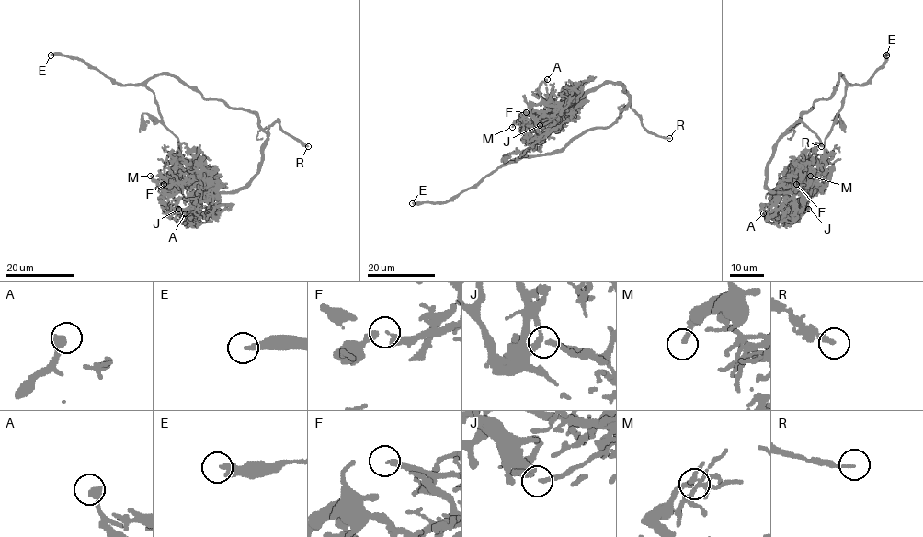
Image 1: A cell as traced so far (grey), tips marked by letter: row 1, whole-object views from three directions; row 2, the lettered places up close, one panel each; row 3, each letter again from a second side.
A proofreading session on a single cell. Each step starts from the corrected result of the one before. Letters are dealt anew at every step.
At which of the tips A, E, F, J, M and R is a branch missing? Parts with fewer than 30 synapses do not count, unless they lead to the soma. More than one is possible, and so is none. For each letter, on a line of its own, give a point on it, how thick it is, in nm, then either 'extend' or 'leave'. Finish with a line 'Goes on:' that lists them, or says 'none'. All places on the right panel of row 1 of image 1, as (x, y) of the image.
A: at (763, 213); 380 nm thick; leave
E: at (886, 55); 320 nm thick; extend
F: at (796, 184); 280 nm thick; extend
J: at (808, 209); 170 nm thick; leave
M: at (810, 176); 260 nm thick; leave
R: at (821, 146); 150 nm thick; extend
Goes on: E, F, R

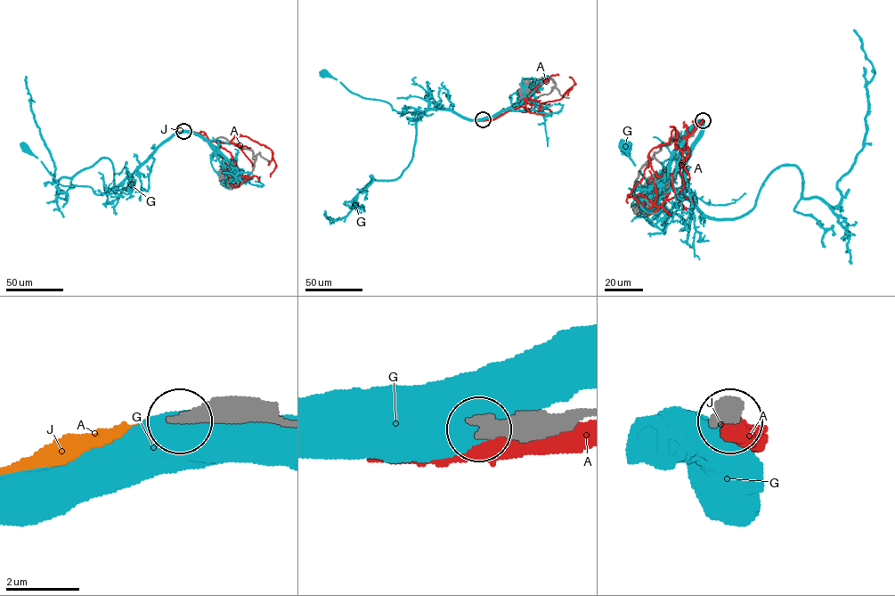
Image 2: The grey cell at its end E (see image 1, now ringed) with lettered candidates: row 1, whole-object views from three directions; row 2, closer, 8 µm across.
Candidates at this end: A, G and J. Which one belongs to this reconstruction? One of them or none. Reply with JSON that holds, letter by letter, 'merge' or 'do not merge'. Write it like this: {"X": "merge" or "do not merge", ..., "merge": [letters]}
{"A": "do not merge", "G": "do not merge", "J": "merge", "merge": ["J"]}

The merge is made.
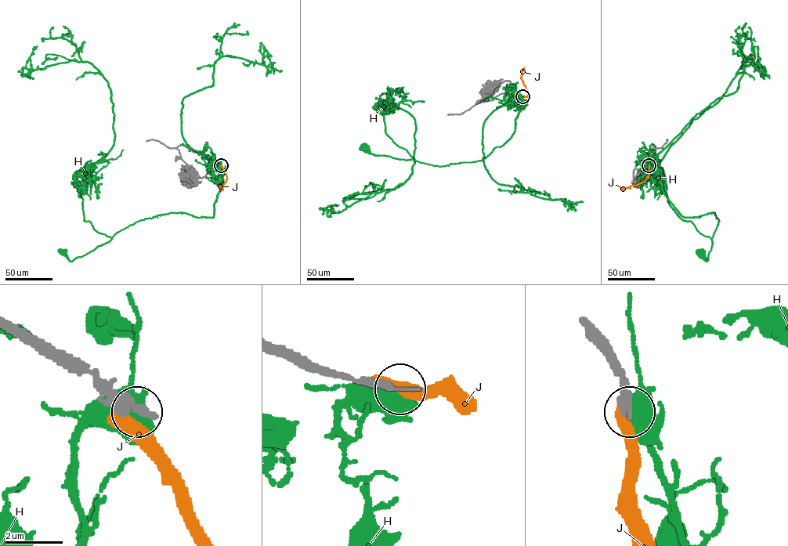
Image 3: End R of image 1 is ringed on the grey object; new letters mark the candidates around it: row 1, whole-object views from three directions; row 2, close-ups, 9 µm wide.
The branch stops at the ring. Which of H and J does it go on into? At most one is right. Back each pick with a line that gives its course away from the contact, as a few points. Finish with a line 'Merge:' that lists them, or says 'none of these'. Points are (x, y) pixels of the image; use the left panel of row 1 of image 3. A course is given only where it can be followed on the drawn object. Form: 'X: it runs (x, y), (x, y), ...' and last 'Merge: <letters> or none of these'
Merge: none of these

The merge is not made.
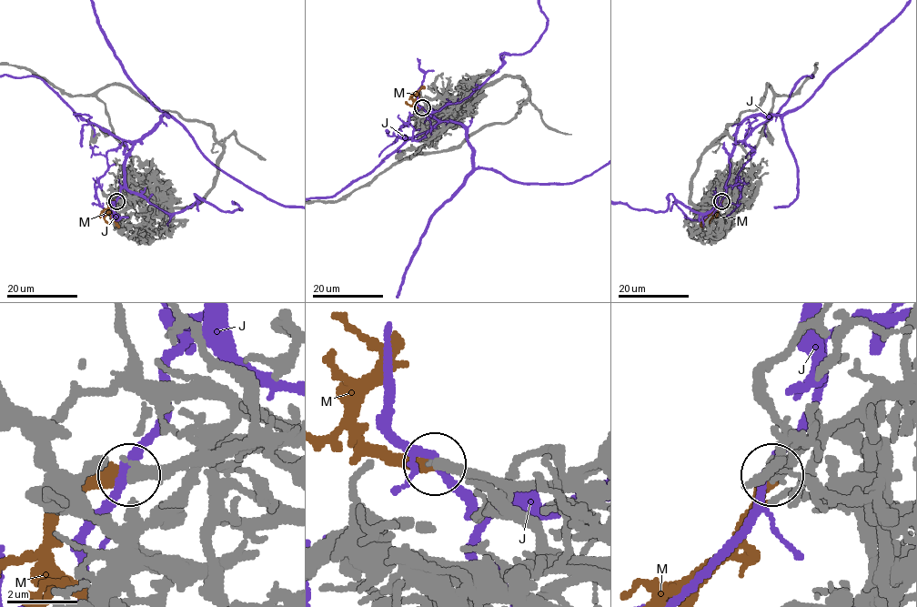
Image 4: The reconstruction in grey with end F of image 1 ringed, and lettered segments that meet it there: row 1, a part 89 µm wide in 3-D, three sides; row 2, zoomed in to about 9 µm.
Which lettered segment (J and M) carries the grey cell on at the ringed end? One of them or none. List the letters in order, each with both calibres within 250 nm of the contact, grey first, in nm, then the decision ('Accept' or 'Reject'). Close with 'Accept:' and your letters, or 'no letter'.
J: Thickness 380 nm (grey) against 260 nm. Reject
M: Thickness 360 nm (grey) against 400 nm. Accept
Accept: M

